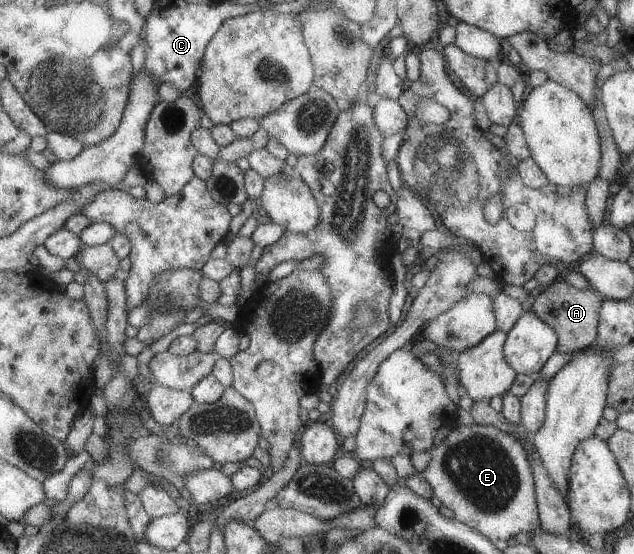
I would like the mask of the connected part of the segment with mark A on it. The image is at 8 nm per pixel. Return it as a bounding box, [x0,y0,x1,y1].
[530,279,603,355]

